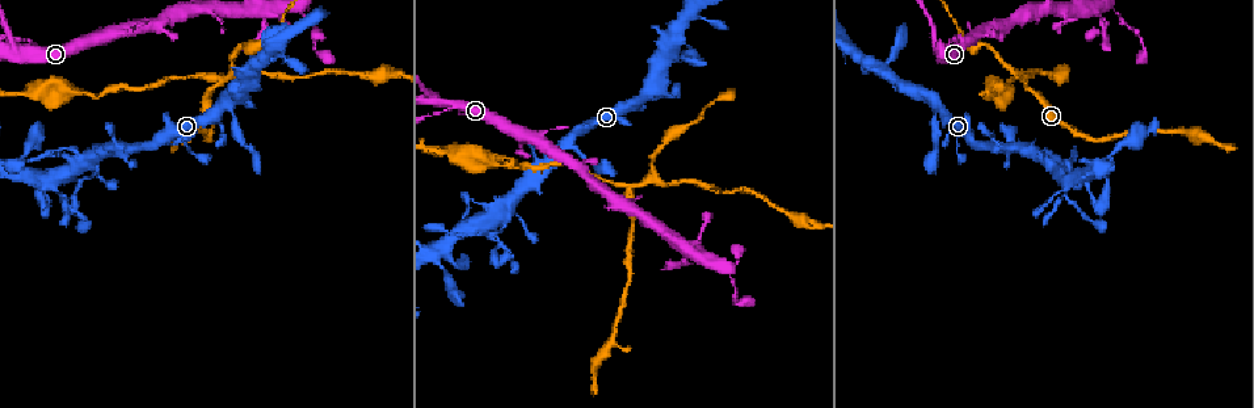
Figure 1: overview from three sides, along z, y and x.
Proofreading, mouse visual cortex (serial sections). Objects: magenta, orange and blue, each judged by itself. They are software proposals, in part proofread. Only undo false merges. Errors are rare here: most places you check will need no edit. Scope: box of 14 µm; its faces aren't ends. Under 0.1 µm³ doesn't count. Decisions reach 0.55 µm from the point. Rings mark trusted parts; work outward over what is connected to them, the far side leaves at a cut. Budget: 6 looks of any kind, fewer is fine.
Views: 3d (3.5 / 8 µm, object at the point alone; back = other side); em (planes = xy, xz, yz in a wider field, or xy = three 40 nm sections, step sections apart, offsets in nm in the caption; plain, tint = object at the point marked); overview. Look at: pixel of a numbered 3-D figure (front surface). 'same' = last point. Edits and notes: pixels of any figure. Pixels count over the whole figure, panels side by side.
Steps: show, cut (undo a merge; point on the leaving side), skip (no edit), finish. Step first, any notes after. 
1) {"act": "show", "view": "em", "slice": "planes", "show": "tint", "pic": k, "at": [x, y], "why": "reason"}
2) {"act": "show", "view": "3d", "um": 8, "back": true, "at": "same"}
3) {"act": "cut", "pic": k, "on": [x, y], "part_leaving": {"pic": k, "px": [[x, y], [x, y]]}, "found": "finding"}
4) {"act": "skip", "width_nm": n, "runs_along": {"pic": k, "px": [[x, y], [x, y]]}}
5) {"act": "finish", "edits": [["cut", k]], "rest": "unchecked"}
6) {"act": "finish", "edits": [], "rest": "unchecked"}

{"act": "show", "view": "3d", "um": 3.5, "pic": 1, "at": [11, 50], "why": "thin neck"}

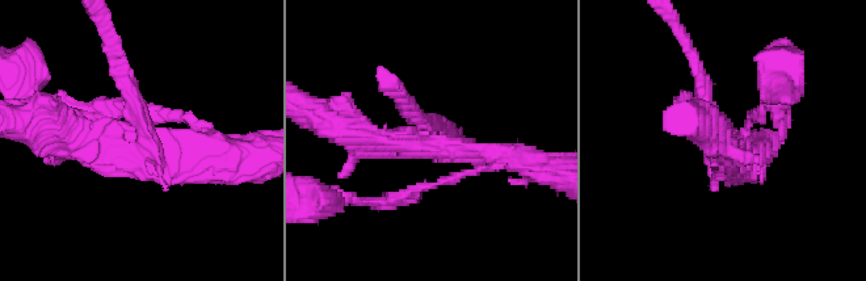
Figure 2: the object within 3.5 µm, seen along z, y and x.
{"act": "show", "view": "em", "slice": "planes", "show": "tint", "pic": 2, "at": [144, 141], "why": "shape alone is not enough"}

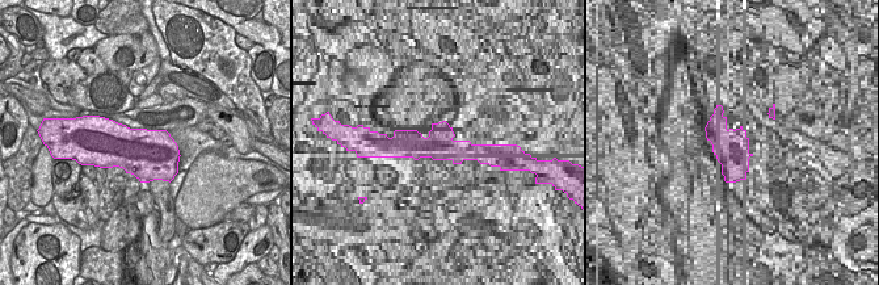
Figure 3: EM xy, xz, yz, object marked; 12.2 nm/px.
{"act": "cut", "pic": 2, "on": [129, 78], "width_nm": 600, "part_leaving": {"pic": 2, "px": [[146, 135], [109, 34]]}, "found": "two cells meet here"}

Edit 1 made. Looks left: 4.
{"act": "show", "view": "overview"}

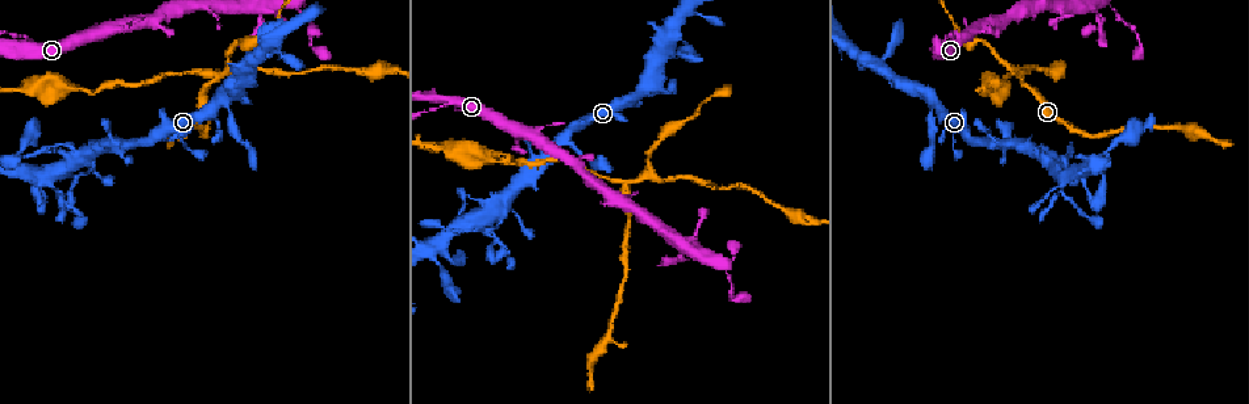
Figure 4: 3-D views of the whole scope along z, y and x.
{"act": "show", "view": "3d", "um": 8, "pic": 4, "at": [217, 78], "why": "four or more arms meet"}

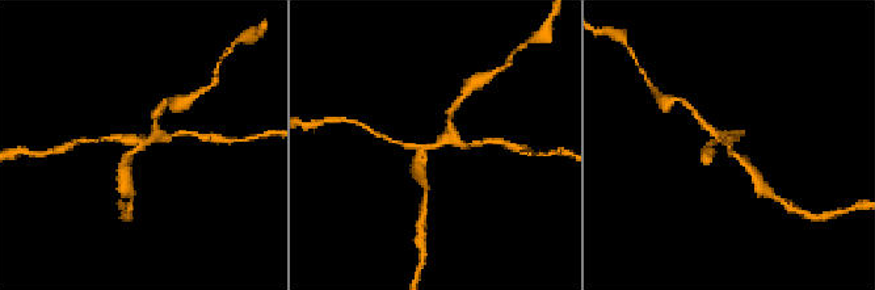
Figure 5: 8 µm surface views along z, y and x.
{"act": "show", "view": "em", "slice": "xy", "step": 5, "show": "tint", "pic": 5, "at": [142, 143], "arms": 4, "arm_widths_nm": [150, 150, 200, 250], "why": "need the tissue"}

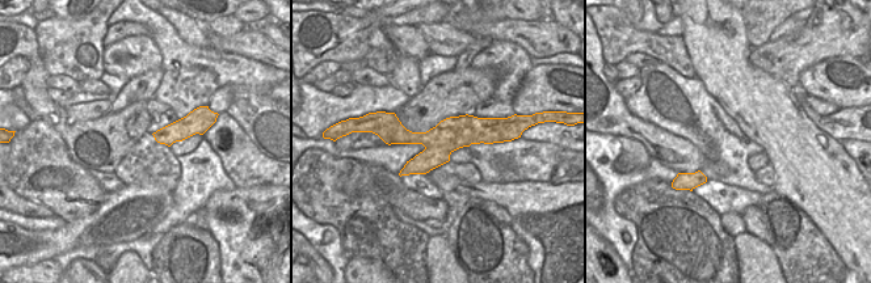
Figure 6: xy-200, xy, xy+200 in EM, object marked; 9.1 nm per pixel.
{"act": "cut", "pic": 5, "on": [409, 146], "part_leaving": {"pic": 5, "px": [[432, 147], [407, 147], [379, 135]]}, "found": "a second cell is stuck on"}

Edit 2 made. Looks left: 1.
{"act": "finish", "edits": [["cut", 2], ["cut", 5]], "rest": "unchecked"}

